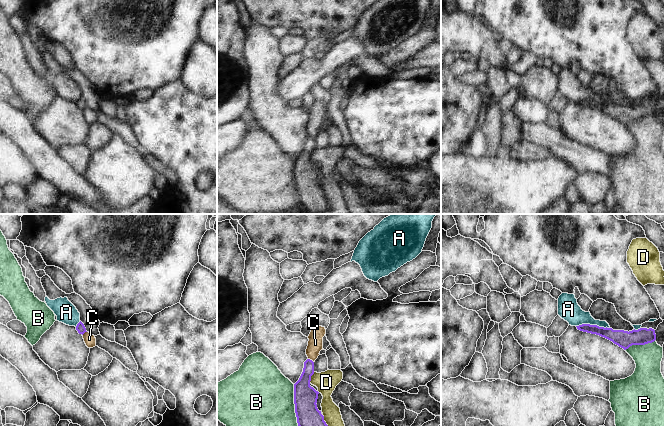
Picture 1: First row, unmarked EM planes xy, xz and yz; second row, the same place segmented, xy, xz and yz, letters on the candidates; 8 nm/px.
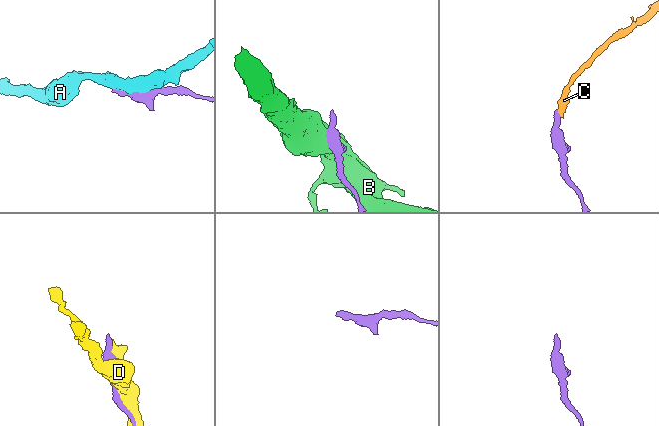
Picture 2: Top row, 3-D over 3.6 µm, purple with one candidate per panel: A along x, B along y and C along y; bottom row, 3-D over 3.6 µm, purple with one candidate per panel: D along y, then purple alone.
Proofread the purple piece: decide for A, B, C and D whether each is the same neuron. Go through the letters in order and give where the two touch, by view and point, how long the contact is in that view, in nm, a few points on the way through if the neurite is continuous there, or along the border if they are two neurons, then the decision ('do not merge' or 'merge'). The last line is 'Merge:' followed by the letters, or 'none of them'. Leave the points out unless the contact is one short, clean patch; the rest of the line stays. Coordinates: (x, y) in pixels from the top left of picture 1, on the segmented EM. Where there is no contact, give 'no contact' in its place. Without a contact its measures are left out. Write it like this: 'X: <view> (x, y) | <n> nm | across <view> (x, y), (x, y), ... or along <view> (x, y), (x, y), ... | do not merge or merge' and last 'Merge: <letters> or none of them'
A: yz (593, 325) | 280 nm | do not merge
B: xz (295, 405) | 340 nm | do not merge
C: xz (311, 360) | 60 nm | along xz (308, 358), (313, 362) | do not merge
D: xz (310, 377) | 100 nm | do not merge
Merge: none of them

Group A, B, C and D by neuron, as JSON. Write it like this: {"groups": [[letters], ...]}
{"groups": [["A"], ["B"], ["C", "D"]]}

